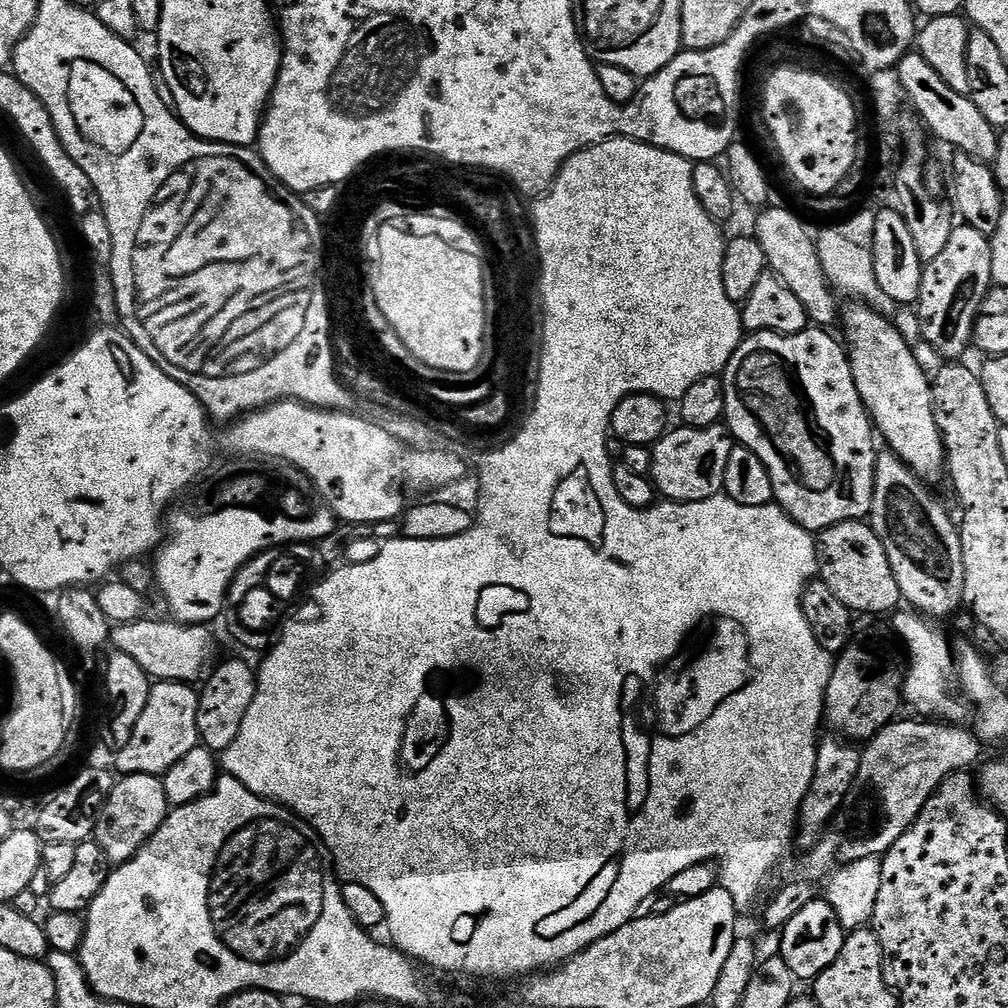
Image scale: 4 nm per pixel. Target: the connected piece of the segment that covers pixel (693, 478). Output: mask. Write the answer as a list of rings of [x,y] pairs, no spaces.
[[[720,424],[709,428],[679,427],[665,431],[664,435],[651,445],[650,480],[655,485],[655,491],[665,501],[677,504],[693,504],[721,495],[726,478],[726,462],[730,459],[730,450],[734,446],[731,432]]]

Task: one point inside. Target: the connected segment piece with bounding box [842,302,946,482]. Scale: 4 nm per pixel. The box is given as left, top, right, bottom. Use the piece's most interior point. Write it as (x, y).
(897, 393)

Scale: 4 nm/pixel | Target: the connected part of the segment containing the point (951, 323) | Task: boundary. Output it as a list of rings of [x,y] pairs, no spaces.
[[[961,223],[953,227],[950,242],[938,258],[923,265],[924,277],[918,301],[920,332],[924,340],[948,362],[956,362],[974,344],[978,310],[992,291],[992,241],[989,236]]]

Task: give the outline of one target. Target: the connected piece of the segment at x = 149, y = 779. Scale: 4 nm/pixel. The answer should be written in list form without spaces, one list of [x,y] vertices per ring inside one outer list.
[[[150,774],[121,775],[108,794],[108,801],[104,804],[100,817],[96,819],[95,842],[102,846],[113,865],[125,864],[140,853],[140,849],[162,826],[169,811],[170,805],[161,777]]]

